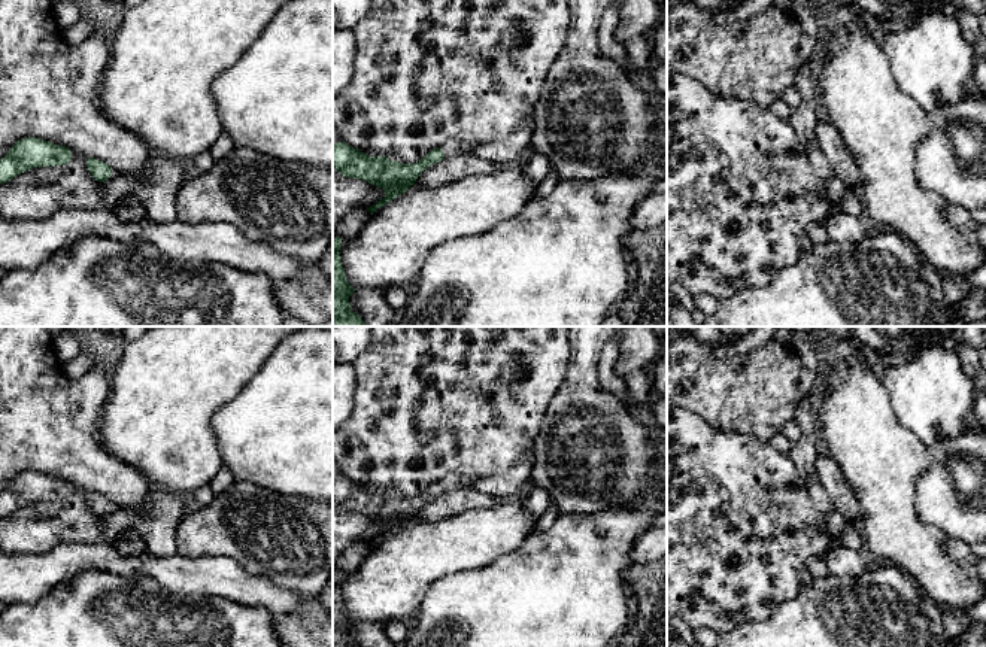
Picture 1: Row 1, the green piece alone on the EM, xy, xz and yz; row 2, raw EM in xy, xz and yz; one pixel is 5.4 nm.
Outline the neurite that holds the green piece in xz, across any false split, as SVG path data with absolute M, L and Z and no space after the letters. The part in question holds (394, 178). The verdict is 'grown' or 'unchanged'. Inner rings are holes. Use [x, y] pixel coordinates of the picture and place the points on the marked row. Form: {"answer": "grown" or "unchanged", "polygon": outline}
{"answer": "grown", "polygon": "M449 139L442 146L430 151L418 162L403 164L389 161L386 157L370 157L345 142L339 142L333 145L333 167L346 177L367 180L385 191L383 198L367 207L373 215L379 207L407 192L425 168L440 162L446 157L471 154L471 148L476 145Z"}

